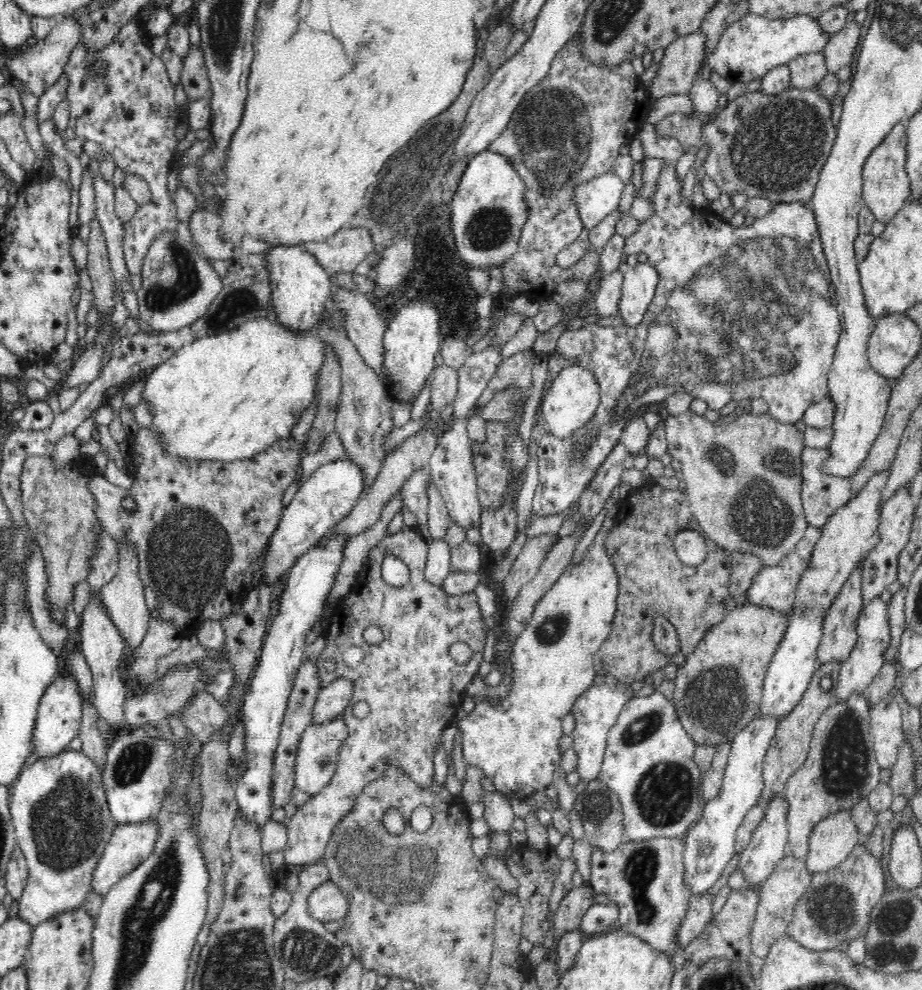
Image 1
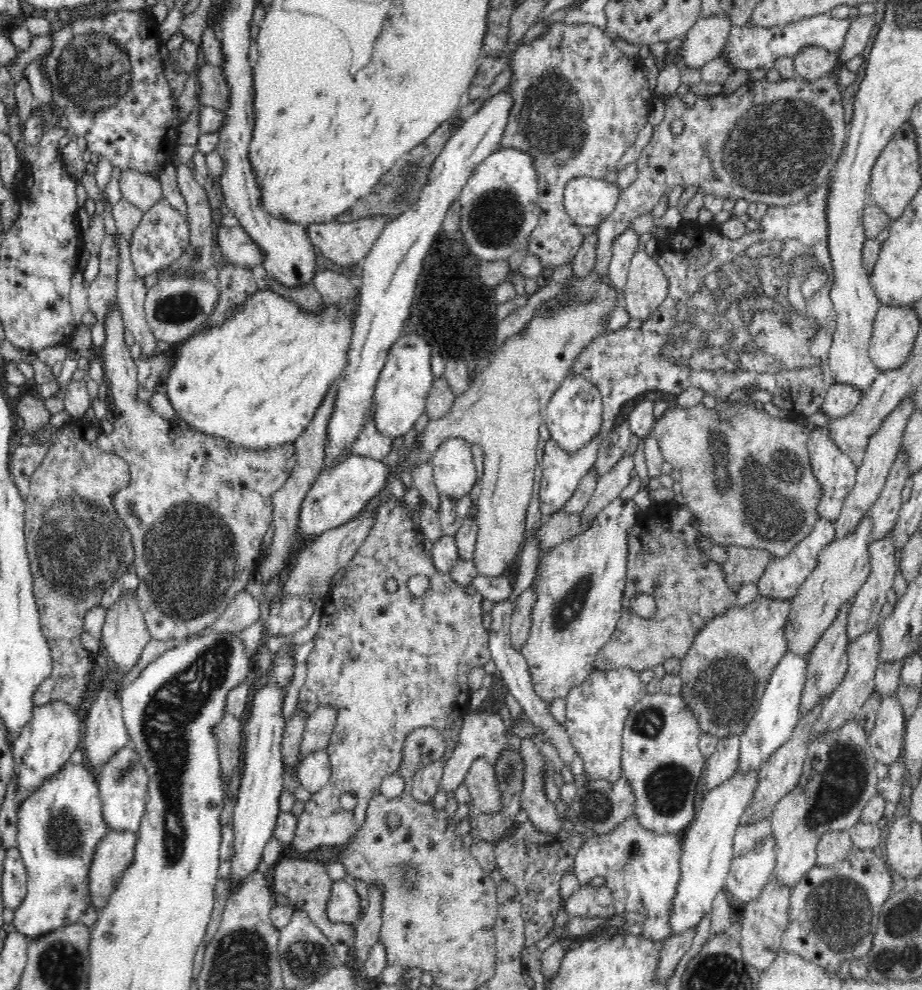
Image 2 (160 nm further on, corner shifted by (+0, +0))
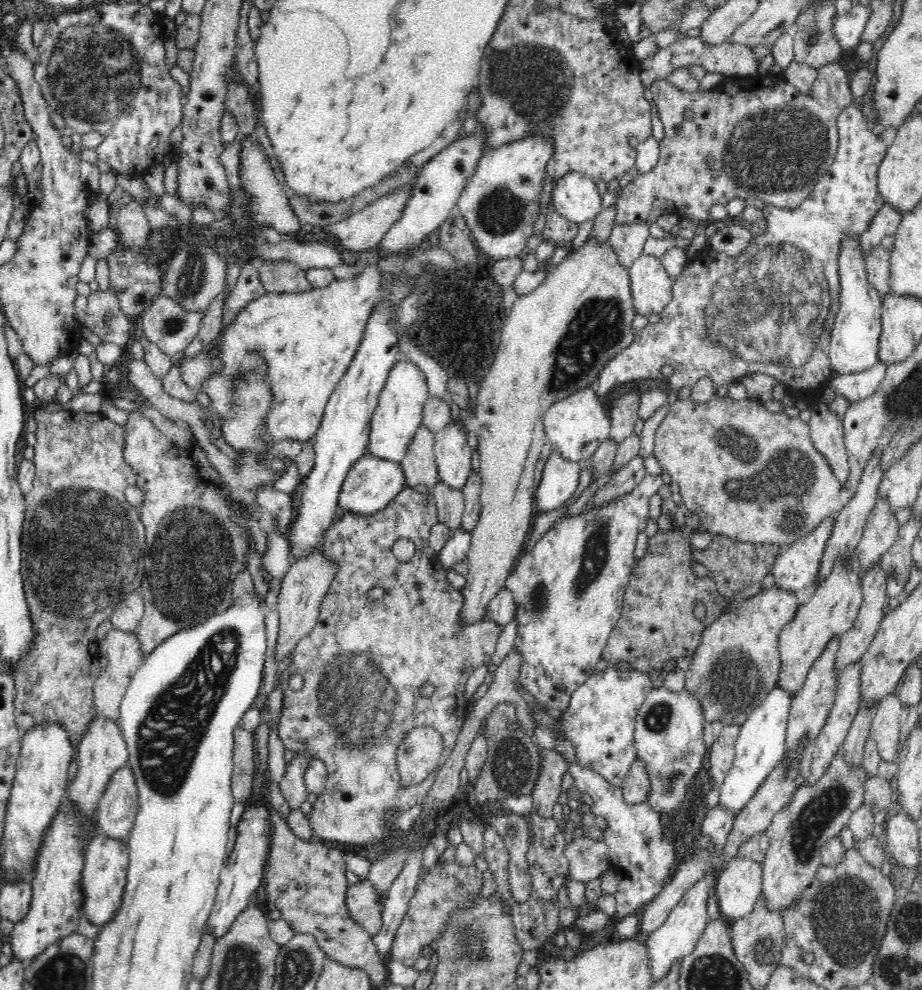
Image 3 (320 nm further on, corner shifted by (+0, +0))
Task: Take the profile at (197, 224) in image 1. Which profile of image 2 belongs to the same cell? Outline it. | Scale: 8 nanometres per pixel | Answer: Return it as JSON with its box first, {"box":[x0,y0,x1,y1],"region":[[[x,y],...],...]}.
{"box":[217,225,264,267],"region":[[[221,225],[217,233],[219,255],[225,256],[234,265],[250,267],[261,266],[264,262],[262,249],[250,238],[250,235],[239,225],[225,227]]]}

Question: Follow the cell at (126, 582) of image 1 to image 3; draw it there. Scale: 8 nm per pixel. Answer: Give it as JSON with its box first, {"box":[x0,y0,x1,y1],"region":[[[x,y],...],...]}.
{"box":[93,627,145,721],"region":[[[113,627],[108,631],[106,638],[99,642],[100,652],[107,658],[107,667],[95,680],[93,686],[93,710],[95,716],[104,716],[116,721],[120,714],[120,705],[123,696],[132,680],[134,673],[140,668],[145,655],[141,654],[136,629],[124,632]]]}

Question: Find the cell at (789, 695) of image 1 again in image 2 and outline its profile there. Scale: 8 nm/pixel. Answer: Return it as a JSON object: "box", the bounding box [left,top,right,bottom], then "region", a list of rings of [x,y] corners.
{"box":[737,650,807,773],"region":[[[787,650],[780,658],[776,668],[772,670],[760,702],[750,721],[743,725],[740,734],[739,764],[737,769],[744,773],[759,773],[762,764],[776,752],[792,736],[801,716],[801,696],[804,690],[807,671],[807,657],[794,654]]]}

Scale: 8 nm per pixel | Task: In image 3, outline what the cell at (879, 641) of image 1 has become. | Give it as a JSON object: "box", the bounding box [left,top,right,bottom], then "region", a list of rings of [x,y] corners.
{"box":[799,662,861,785],"region":[[[852,662],[848,666],[844,666],[837,674],[837,689],[835,699],[828,713],[828,718],[822,730],[818,732],[818,736],[807,742],[801,750],[801,759],[799,762],[799,785],[816,785],[821,779],[825,771],[828,770],[828,766],[832,762],[832,758],[836,756],[836,752],[843,746],[843,742],[846,740],[847,732],[850,730],[851,724],[857,715],[859,710],[859,702],[861,699],[860,694],[860,667],[858,662]]]}

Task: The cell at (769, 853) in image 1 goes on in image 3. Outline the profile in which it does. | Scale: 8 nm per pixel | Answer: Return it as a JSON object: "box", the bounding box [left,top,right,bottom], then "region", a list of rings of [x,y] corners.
{"box":[715,857,763,923],"region":[[[742,857],[723,866],[715,884],[718,907],[730,923],[747,916],[762,897],[763,863]]]}

